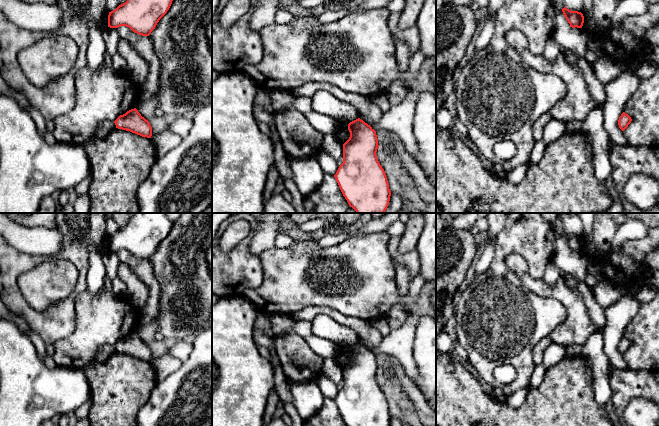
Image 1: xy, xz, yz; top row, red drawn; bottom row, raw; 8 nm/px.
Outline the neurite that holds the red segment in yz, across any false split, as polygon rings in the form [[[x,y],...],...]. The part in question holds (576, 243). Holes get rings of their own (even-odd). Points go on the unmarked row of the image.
[[[566,231],[562,233],[562,236],[572,252],[582,252],[584,247],[584,240],[581,236],[571,235]]]

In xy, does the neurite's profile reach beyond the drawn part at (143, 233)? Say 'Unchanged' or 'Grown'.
Unchanged

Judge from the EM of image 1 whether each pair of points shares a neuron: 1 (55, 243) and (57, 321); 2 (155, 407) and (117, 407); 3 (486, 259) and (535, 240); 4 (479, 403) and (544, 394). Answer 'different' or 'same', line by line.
1: different
2: different
3: different
4: same

